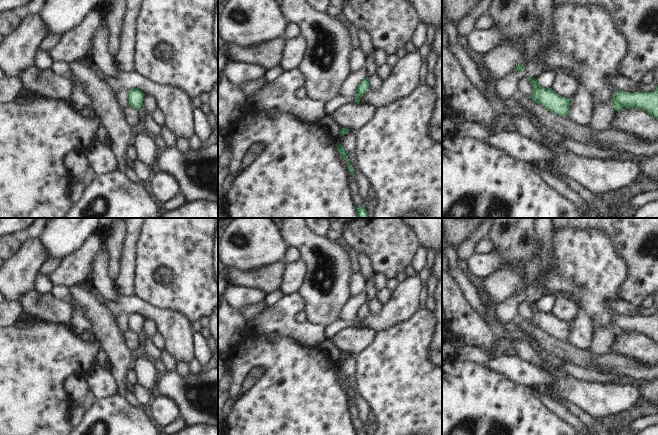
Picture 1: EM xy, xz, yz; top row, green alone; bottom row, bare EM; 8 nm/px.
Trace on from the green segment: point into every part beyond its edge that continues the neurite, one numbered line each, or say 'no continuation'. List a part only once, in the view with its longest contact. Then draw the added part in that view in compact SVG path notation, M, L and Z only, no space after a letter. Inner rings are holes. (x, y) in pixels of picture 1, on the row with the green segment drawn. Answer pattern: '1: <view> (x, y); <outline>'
no continuation

